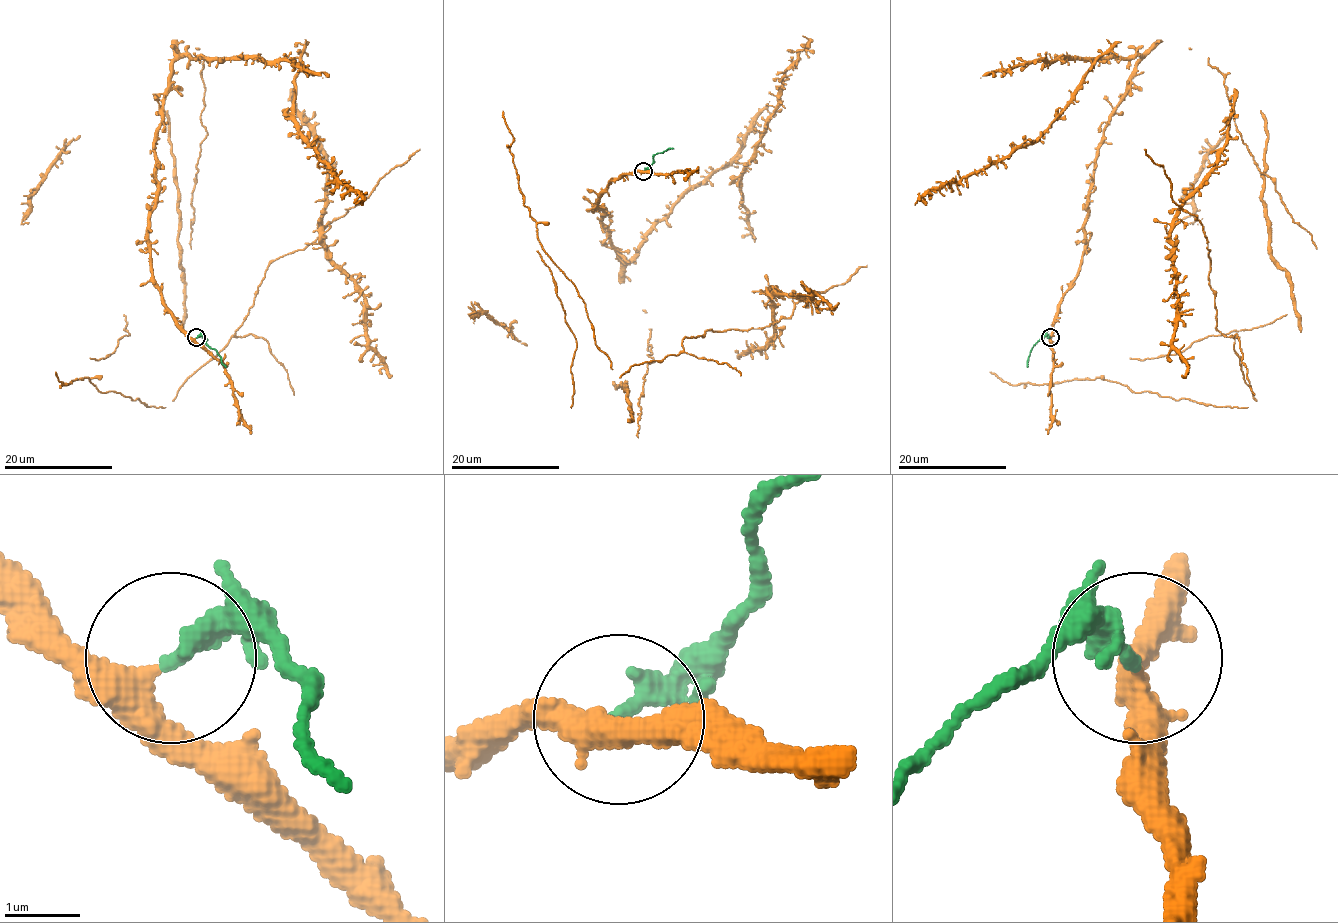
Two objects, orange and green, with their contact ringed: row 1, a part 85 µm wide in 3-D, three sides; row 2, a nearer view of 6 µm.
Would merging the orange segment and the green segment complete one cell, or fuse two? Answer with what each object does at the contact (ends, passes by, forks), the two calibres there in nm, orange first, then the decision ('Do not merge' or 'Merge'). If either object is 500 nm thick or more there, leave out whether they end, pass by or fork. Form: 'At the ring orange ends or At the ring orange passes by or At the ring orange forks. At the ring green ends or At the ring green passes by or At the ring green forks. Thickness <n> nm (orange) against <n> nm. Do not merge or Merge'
At the ring orange passes by. At the ring green passes by. Thickness 340 nm (orange) against 200 nm. Do not merge

